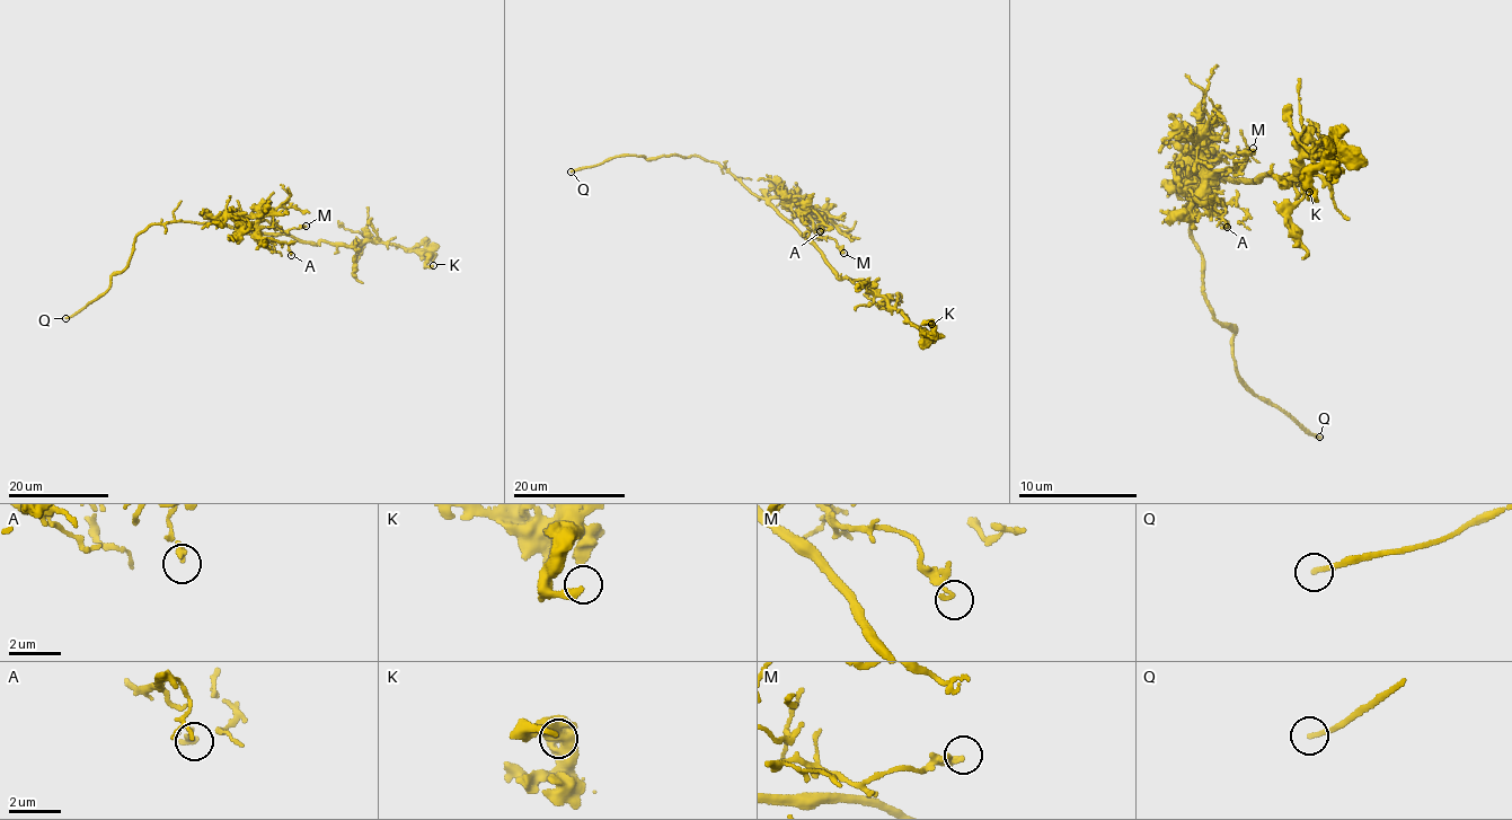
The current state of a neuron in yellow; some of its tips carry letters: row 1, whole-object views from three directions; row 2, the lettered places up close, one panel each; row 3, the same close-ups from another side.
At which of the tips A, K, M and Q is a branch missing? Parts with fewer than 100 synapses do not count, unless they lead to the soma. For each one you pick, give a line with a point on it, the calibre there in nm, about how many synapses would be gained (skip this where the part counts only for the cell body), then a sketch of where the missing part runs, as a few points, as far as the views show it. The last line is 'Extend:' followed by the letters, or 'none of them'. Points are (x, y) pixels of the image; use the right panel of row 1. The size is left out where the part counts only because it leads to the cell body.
Q: Place: (1319, 437). Thickness 190 nm
Extend: Q

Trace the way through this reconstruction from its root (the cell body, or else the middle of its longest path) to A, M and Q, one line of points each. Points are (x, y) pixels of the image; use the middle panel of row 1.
A: (779, 215), (769, 200), (794, 197), (802, 209), (813, 210), (821, 218), (828, 229), (820, 231)
M: (779, 215), (769, 200), (793, 197), (820, 237), (831, 238), (843, 253)
Q: (779, 215), (765, 199), (751, 194), (717, 162), (696, 156), (647, 159), (616, 156), (571, 172)

